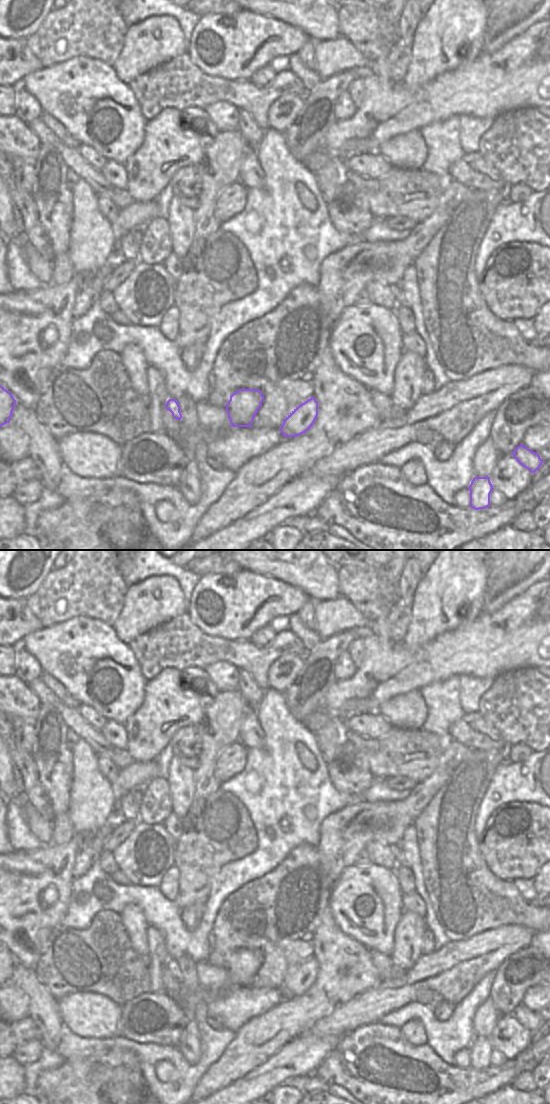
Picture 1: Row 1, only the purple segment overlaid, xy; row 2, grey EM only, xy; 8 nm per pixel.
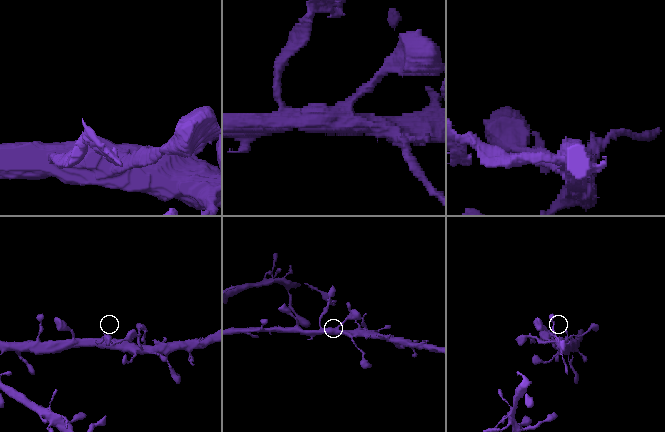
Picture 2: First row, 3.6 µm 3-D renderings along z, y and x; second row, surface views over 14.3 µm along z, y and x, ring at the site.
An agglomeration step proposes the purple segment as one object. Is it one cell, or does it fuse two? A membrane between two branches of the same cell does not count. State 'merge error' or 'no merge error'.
merge error

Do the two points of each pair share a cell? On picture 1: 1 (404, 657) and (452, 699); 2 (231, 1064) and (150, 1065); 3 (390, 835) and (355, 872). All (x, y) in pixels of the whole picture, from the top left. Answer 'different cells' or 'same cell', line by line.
1: different cells
2: different cells
3: different cells

